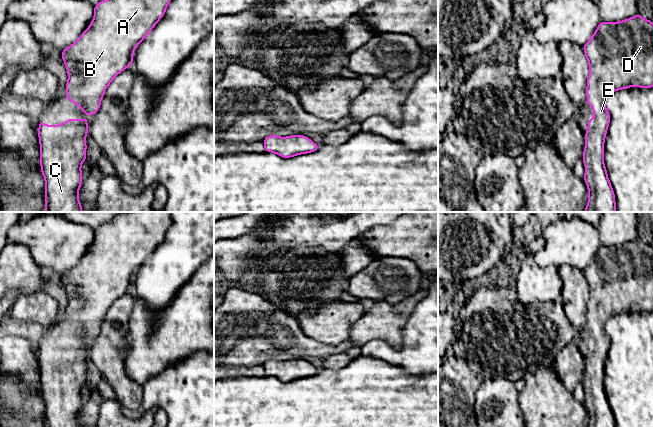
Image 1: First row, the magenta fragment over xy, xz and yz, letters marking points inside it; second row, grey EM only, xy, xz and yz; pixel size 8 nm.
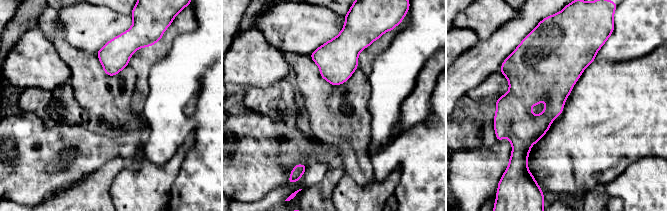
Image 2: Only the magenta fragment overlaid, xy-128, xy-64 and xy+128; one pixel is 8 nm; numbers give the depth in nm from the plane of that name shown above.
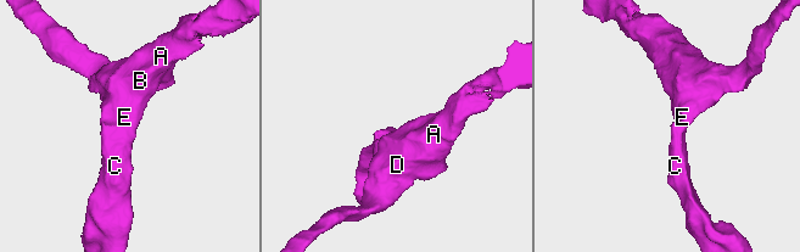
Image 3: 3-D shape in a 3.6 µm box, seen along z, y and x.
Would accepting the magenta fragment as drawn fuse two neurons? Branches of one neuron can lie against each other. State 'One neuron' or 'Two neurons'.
One neuron

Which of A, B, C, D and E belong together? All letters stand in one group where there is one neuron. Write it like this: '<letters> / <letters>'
A B C D E

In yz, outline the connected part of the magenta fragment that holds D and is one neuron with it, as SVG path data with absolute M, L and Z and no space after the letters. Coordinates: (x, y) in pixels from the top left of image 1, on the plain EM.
M640 238L619 246L601 245L592 262L582 270L589 288L587 303L587 329L592 330L594 340L588 343L585 357L585 372L582 384L589 422L587 427L615 427L615 417L608 403L604 389L604 366L610 338L606 333L606 321L617 314L632 310L653 311L653 246L645 244Z

